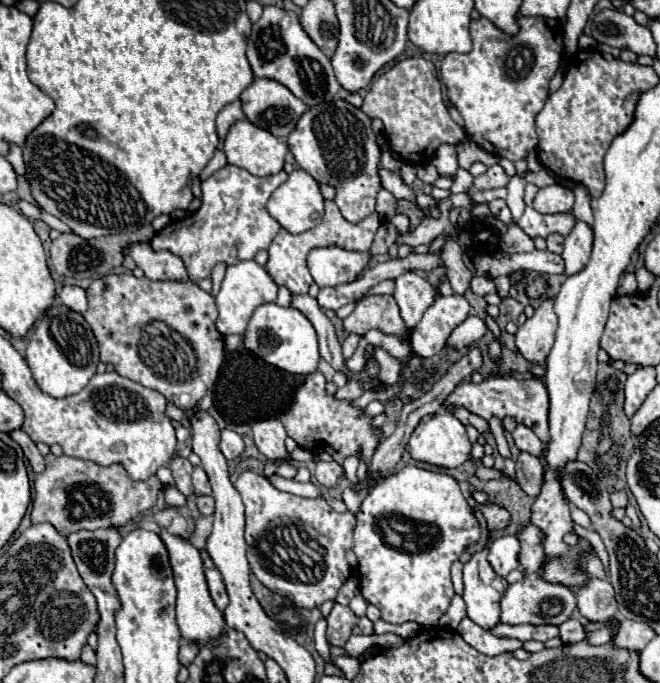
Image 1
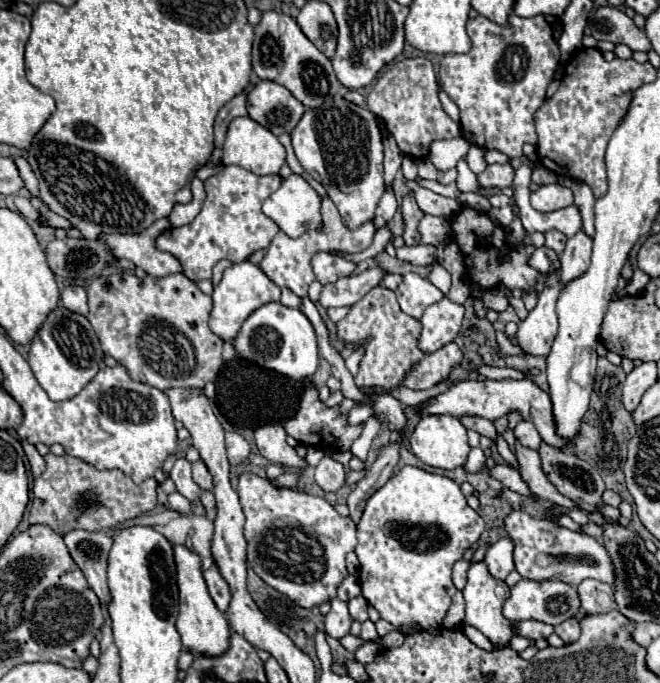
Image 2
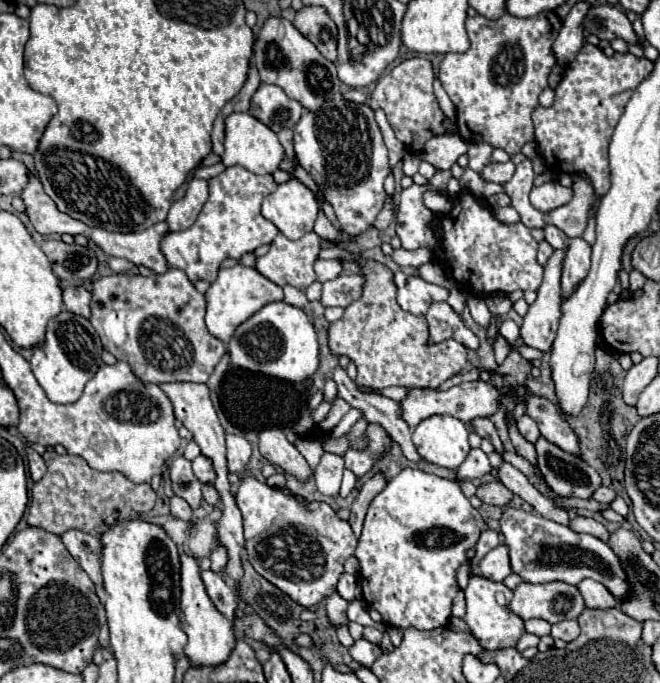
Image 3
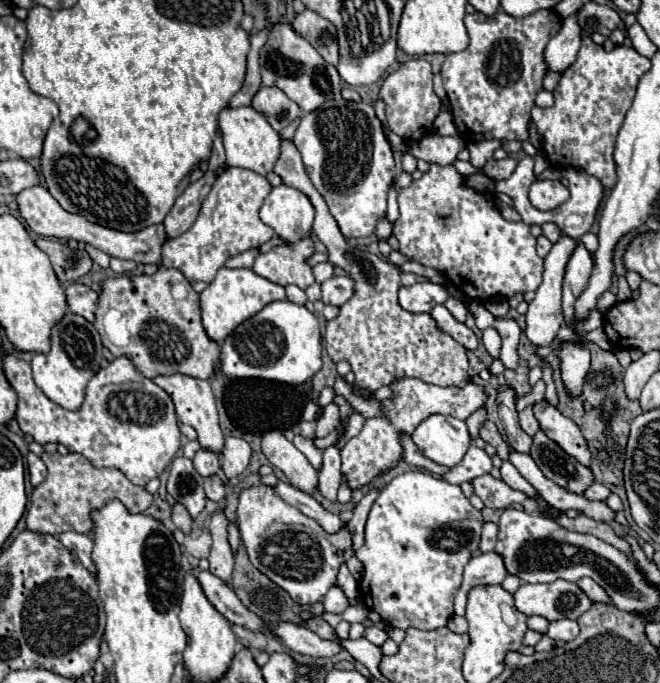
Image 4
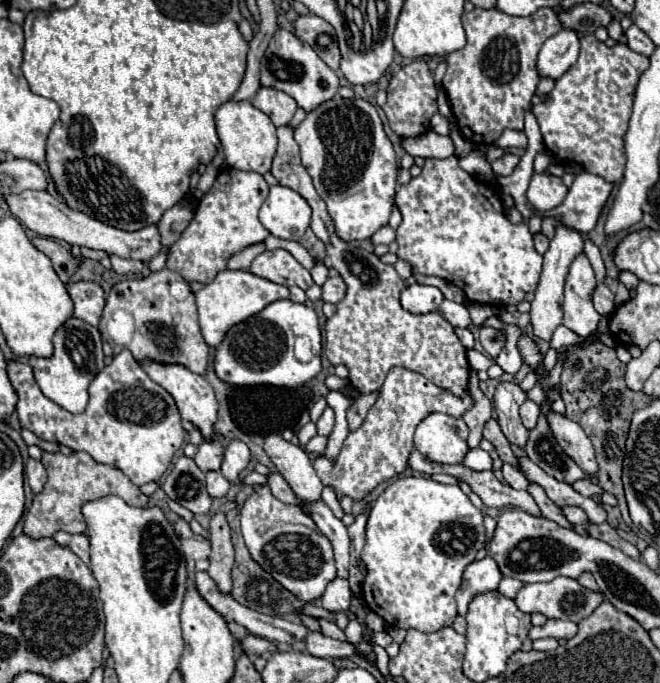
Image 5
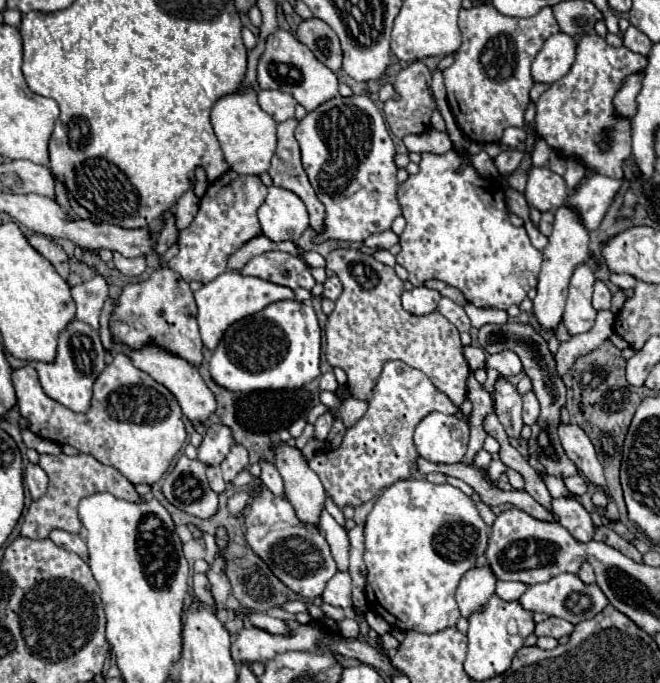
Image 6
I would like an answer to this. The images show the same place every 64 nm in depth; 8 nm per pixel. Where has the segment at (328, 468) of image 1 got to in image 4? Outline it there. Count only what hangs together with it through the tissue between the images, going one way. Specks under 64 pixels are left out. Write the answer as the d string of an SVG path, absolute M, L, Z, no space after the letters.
M330 446L324 450L324 458L322 458L322 466L318 470L318 490L324 498L336 502L336 494L338 494L338 486L340 486L340 472L342 460L340 460L340 450L336 446Z

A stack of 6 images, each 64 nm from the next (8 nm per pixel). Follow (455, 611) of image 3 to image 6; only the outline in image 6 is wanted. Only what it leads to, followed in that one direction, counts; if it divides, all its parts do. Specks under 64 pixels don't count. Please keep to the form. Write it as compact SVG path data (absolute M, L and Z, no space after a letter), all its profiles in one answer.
M488 564L470 568L462 576L456 590L456 602L460 614L468 618L472 612L480 610L486 604L486 600L494 594L494 588L496 588L496 576L494 572L490 572Z

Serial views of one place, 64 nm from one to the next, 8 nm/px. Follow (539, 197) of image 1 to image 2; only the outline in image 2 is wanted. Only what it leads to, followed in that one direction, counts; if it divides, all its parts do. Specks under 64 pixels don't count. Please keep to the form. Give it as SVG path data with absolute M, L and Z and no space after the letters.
M560 184L540 186L536 192L532 192L530 200L538 212L554 212L554 210L562 210L574 204L572 190Z

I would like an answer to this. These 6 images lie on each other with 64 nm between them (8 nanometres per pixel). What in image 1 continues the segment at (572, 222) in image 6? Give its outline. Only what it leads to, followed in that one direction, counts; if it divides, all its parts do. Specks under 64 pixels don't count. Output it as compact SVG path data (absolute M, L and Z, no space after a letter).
M544 300L540 308L536 308L534 316L526 320L526 324L518 326L516 332L516 348L528 362L542 364L554 344L554 332L558 326L558 318L552 310L552 300Z

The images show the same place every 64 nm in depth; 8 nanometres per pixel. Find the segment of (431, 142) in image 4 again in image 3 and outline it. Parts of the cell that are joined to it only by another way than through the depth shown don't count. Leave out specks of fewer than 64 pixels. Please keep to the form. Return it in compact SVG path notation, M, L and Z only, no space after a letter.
M448 134L448 136L430 138L420 158L430 162L438 170L450 170L456 164L456 160L466 152L468 144L458 134Z

